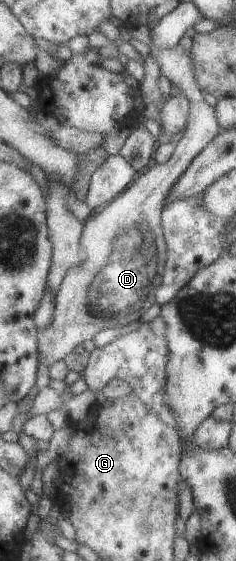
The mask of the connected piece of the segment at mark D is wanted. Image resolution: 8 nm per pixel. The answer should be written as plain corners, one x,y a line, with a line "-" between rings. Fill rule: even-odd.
149,44
150,55
155,59
159,67
159,73
169,83
175,85
187,101
186,127
183,137
175,144
171,157
161,164
153,164
145,173
134,179
130,186
121,194
118,194
110,203
100,210
96,210
89,218
82,222
83,230
80,237
84,259
81,265
69,269
63,277
59,290
55,294
53,319
47,325
45,331
36,331
38,361
51,366
55,361
63,360
64,357
75,350
83,341
91,340
95,333
105,329
123,327
130,322
140,320
141,315
153,305
155,291
160,287
161,275
167,255
167,243
163,239
161,231
160,214
164,207
165,197
169,195
169,189
173,183
187,169
189,163
196,157
205,145
220,133
215,111
203,100
203,93
197,87
195,75
193,75
193,63
191,53
182,45
173,47
157,47

